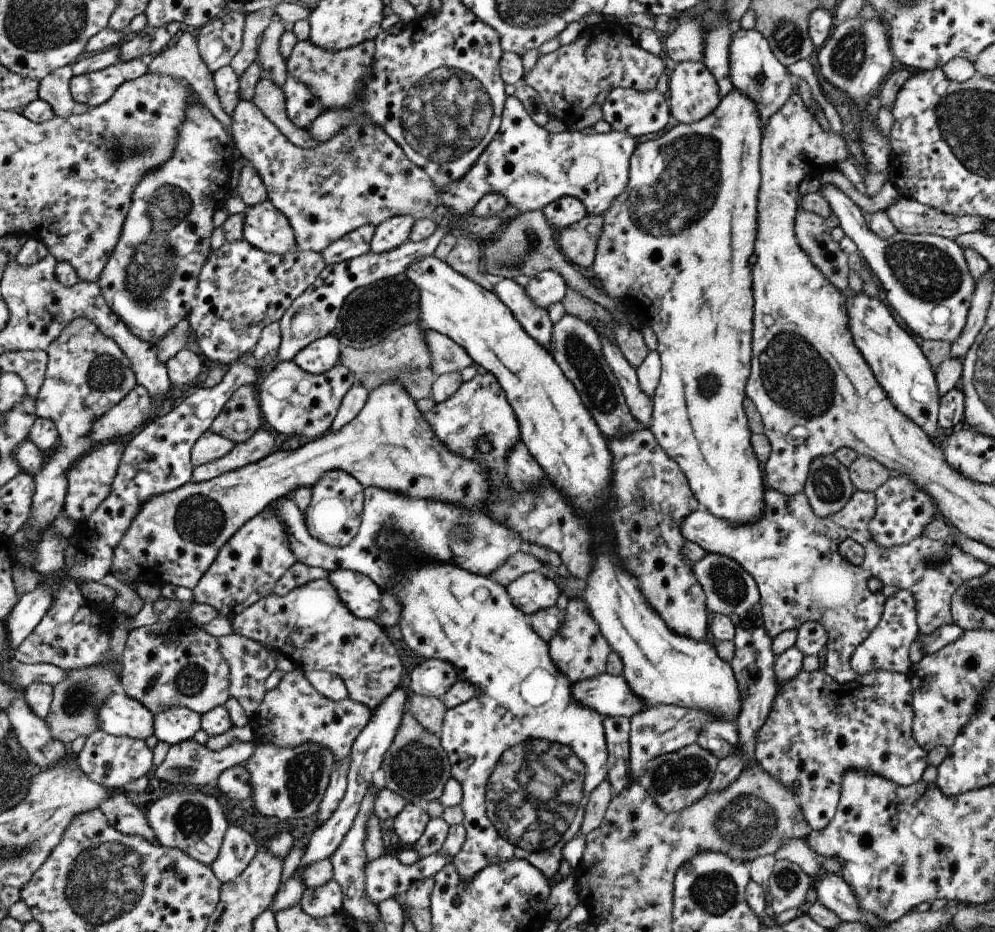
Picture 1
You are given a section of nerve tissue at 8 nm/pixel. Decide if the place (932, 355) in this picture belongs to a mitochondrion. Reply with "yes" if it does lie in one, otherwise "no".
no

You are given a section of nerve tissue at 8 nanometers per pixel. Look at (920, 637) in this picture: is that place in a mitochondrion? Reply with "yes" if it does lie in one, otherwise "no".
no

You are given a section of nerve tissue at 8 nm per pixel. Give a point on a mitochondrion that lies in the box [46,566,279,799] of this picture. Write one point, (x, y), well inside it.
(80, 698)

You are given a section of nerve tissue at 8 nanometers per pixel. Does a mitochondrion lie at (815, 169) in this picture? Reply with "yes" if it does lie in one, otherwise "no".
no

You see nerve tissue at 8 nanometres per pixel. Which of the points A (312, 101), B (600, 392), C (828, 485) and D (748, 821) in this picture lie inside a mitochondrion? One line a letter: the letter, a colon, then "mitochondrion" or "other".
A: other
B: mitochondrion
C: mitochondrion
D: mitochondrion

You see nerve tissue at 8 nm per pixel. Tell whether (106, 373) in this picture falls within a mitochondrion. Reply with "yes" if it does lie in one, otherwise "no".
yes

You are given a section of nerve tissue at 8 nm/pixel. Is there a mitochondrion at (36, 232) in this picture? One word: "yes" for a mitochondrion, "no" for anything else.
no

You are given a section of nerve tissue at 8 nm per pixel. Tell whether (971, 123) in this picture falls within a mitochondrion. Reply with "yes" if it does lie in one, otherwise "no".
yes

